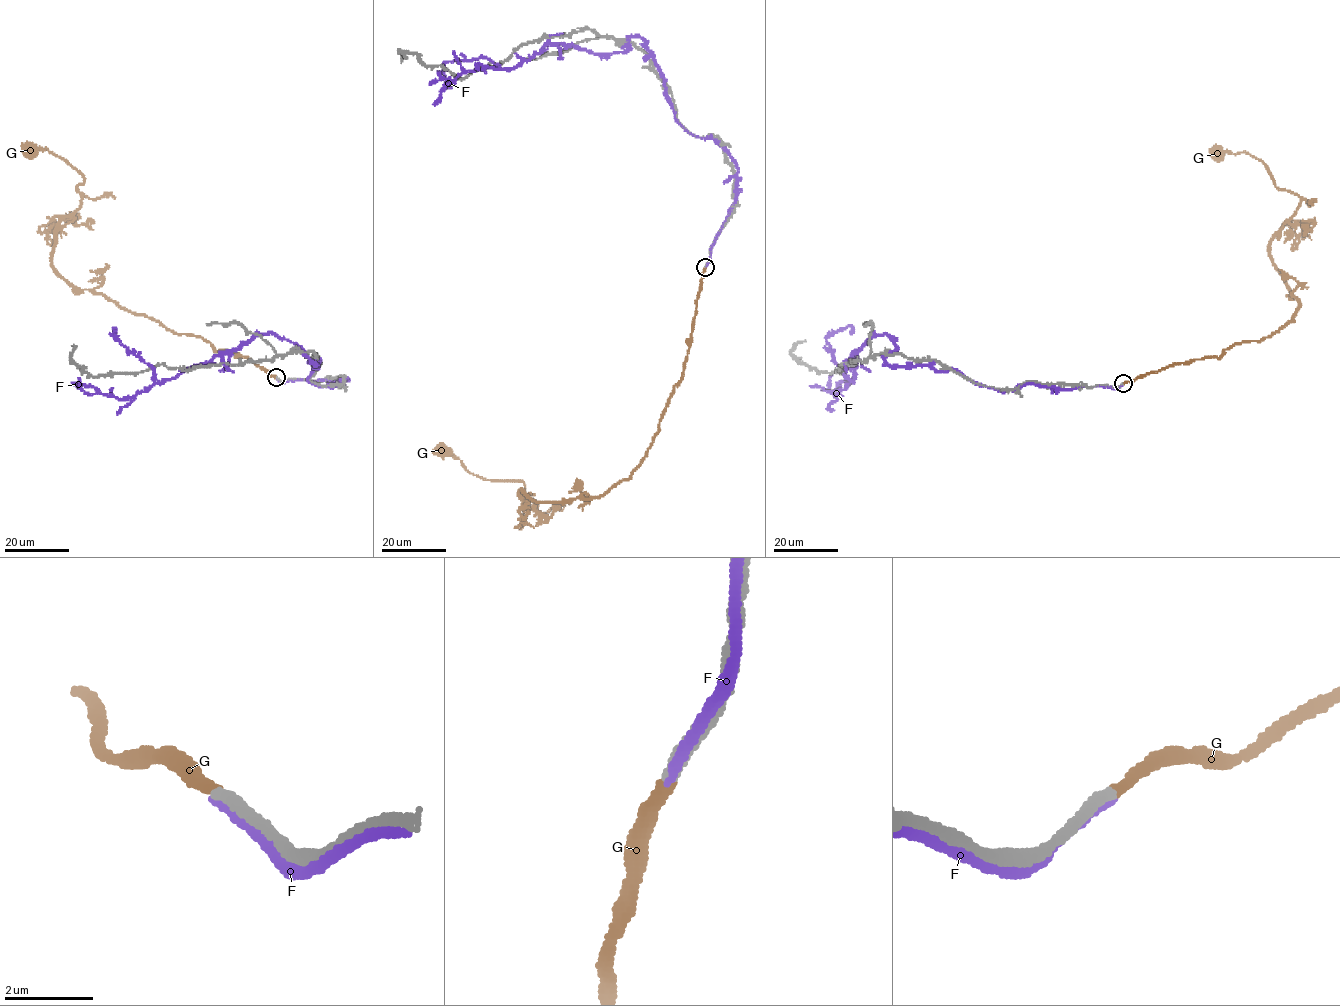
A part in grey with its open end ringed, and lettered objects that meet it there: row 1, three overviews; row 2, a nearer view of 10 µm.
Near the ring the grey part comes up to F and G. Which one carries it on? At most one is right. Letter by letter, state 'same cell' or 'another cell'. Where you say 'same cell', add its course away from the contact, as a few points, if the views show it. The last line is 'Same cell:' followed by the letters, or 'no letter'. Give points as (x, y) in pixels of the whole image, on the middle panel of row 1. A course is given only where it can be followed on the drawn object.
F: another cell
G: same cell; course (705, 267), (682, 377), (628, 478), (562, 501), (518, 489), (533, 508), (520, 481), (480, 477), (441, 450)
Same cell: G

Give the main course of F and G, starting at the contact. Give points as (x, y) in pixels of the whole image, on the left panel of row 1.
F: (279, 381), (349, 380), (315, 385), (308, 377), (319, 362), (263, 333), (156, 382), (114, 328), (115, 336)
G: (276, 378), (250, 359), (66, 282), (51, 259), (54, 237), (79, 207), (84, 177), (46, 148), (29, 148)

